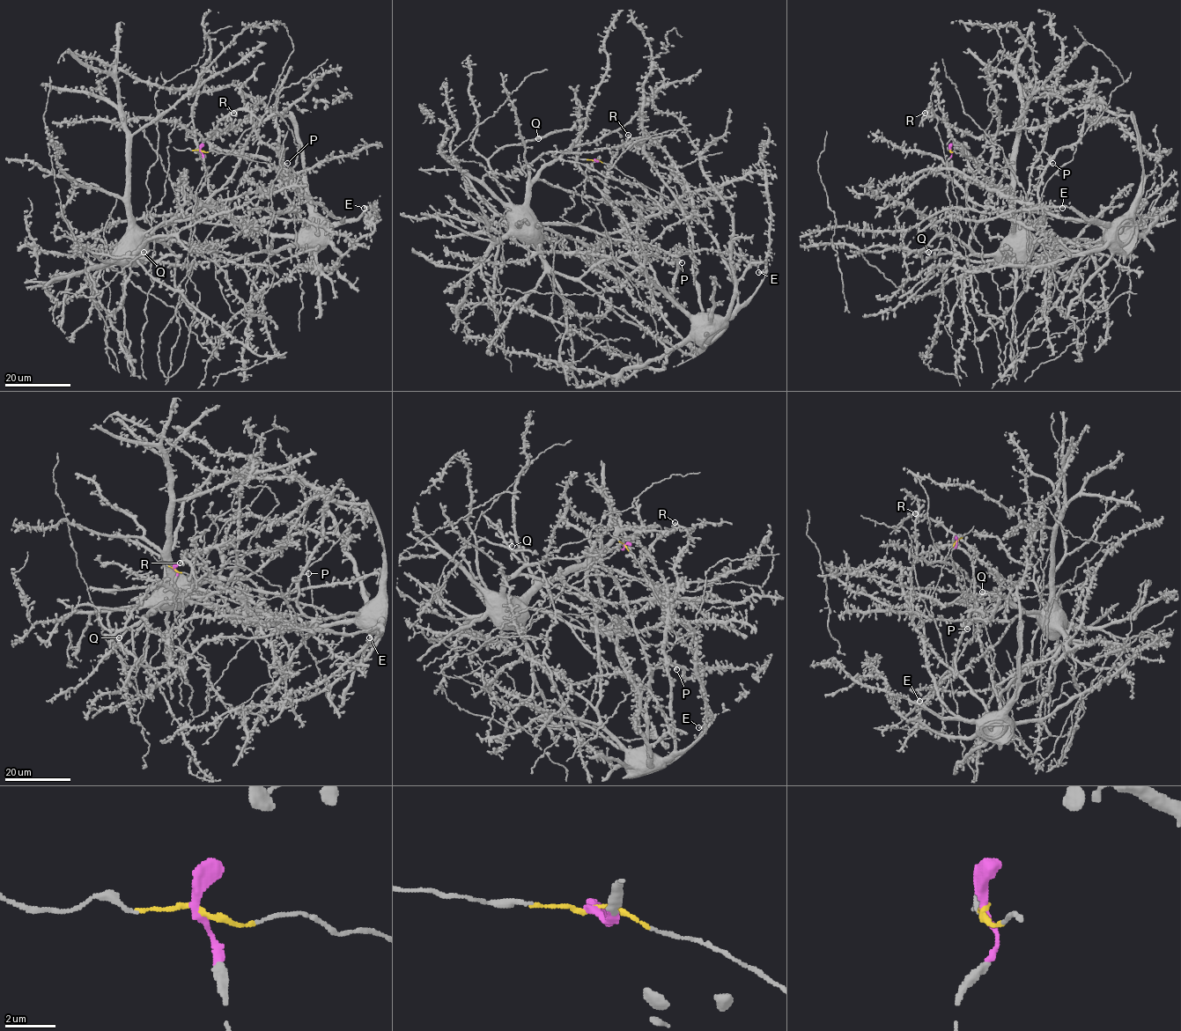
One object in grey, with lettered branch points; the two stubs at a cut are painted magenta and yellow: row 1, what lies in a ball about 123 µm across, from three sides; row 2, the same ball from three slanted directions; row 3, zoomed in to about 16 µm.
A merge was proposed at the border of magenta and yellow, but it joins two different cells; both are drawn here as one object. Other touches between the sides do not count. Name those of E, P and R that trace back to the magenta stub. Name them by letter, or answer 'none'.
none

